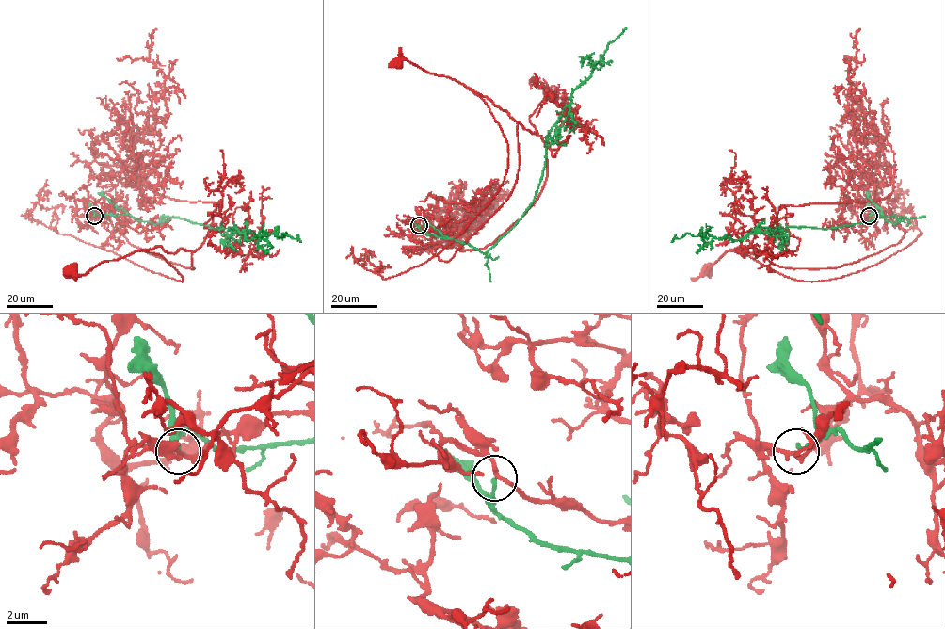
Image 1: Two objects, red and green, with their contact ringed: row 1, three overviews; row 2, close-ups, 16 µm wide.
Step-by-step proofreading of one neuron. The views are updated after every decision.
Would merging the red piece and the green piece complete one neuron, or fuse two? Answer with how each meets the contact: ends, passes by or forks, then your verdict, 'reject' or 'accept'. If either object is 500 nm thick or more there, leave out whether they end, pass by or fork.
red passes by; green ends; reject

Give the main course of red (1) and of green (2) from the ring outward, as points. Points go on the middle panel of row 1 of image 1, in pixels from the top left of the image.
1: (419, 225), (449, 236), (452, 245), (432, 250), (448, 261), (511, 190), (518, 123), (454, 79), (395, 63)
2: (419, 225), (424, 233), (486, 253), (533, 201), (547, 136), (572, 91), (589, 77), (607, 45), (626, 28)

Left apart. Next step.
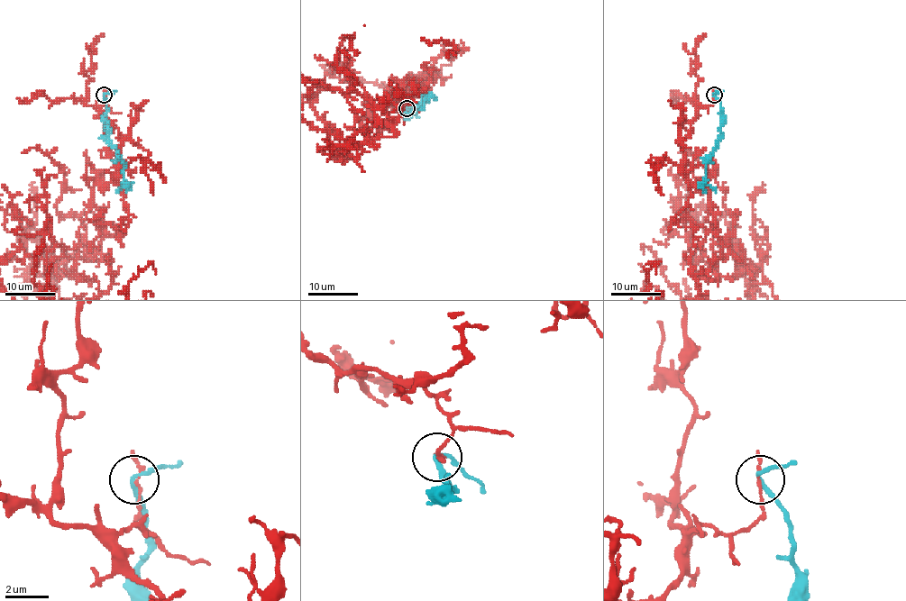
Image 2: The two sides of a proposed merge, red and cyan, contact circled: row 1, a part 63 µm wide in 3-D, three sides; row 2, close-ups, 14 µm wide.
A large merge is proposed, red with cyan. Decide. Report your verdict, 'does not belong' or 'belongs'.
does not belong

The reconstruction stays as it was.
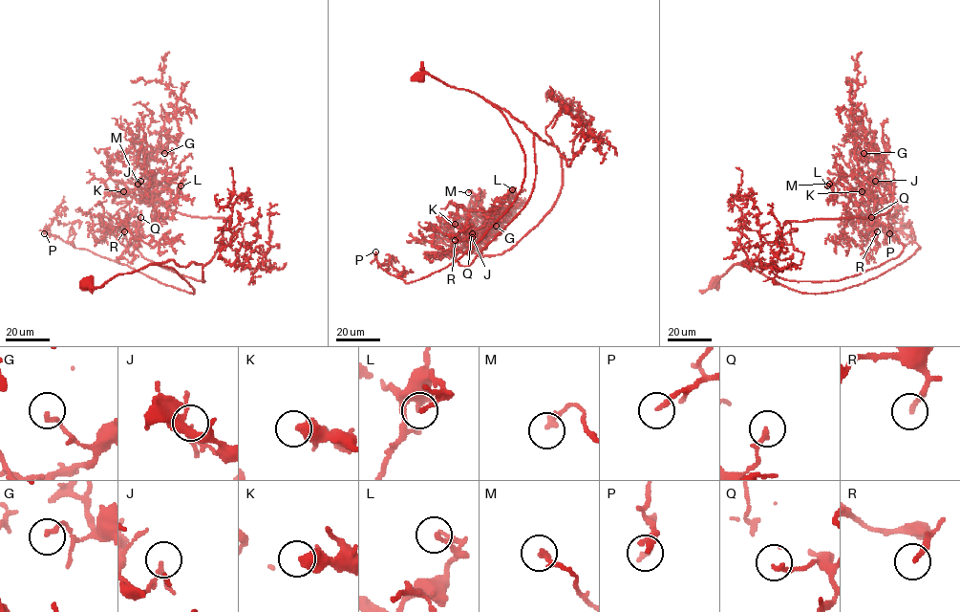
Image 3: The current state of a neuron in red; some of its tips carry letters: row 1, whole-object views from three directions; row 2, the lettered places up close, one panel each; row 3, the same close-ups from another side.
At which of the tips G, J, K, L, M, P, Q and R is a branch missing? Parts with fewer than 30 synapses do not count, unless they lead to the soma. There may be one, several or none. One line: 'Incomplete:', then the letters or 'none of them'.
Incomplete: K, P, R

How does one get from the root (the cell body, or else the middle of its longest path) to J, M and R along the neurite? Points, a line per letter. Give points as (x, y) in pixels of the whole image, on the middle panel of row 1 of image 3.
J: (417, 76), (483, 97), (558, 149), (561, 191), (540, 222), (501, 254), (483, 256), (486, 242), (472, 237)
M: (417, 76), (483, 97), (558, 149), (562, 186), (553, 207), (502, 253), (480, 251), (486, 221), (468, 192)
R: (417, 76), (483, 97), (533, 133), (524, 207), (468, 266), (453, 255), (469, 242), (455, 240)

